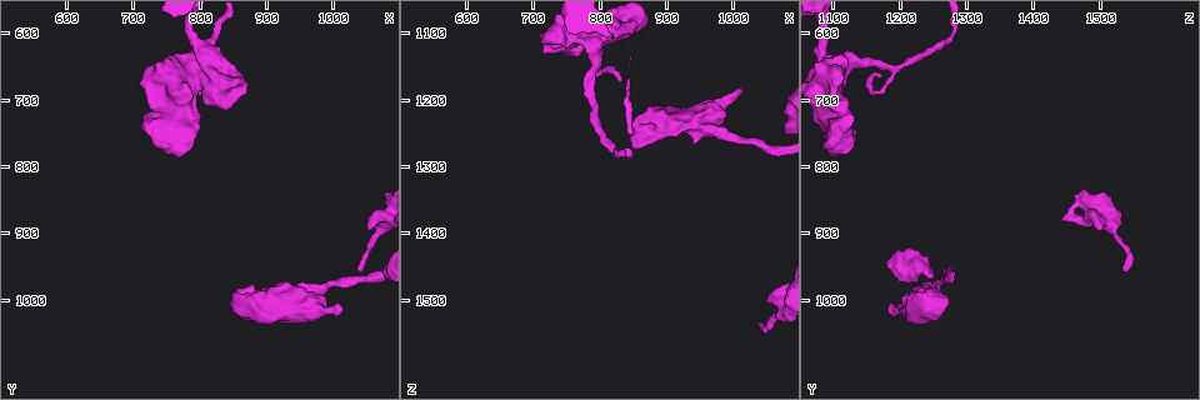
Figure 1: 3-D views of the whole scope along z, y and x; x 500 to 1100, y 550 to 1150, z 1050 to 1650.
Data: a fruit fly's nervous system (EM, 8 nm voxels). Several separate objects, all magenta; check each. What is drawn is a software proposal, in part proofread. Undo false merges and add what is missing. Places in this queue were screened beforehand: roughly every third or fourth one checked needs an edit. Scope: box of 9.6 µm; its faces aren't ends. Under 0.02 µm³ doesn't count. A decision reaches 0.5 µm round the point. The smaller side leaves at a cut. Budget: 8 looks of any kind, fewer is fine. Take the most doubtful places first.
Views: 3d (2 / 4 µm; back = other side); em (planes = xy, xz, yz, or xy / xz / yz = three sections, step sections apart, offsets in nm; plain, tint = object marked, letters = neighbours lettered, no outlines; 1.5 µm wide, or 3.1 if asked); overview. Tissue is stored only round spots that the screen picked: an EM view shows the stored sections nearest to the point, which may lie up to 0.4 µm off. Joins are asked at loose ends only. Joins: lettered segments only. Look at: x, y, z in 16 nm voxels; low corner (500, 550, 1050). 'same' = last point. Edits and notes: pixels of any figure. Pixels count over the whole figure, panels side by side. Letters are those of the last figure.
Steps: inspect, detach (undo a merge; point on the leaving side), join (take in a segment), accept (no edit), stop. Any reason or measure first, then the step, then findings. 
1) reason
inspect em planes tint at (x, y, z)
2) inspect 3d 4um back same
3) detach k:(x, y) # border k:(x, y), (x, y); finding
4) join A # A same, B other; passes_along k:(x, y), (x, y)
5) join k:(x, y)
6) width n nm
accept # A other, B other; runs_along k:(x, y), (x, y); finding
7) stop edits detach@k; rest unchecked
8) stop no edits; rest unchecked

free end
inspect em planes letters at (1015, 1005, 1185)

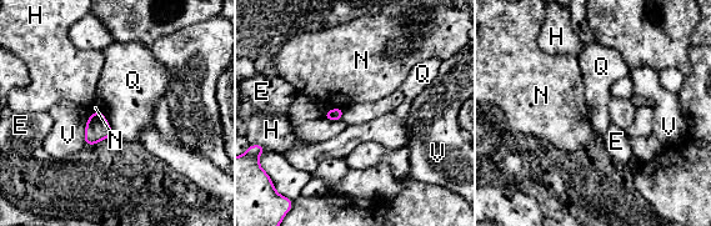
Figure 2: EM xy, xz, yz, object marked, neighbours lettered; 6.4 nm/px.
accept # E other, H other, N other, Q other, V other; border 2:(101, 111), (113, 135); none of them fits

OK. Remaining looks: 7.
calibre changes
inspect 3d 4um at (865, 1005, 1250)

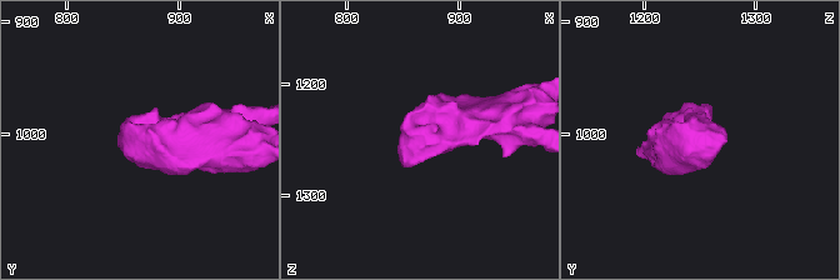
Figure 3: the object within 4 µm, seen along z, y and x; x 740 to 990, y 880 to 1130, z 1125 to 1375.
inspect em planes letters at (866, 1006, 1248)

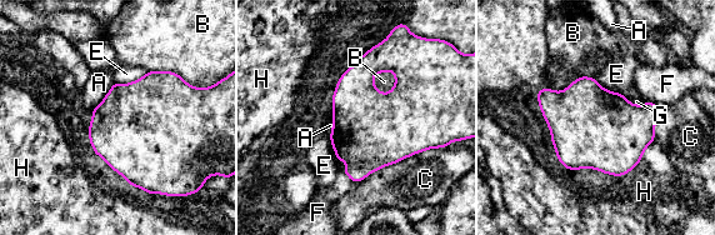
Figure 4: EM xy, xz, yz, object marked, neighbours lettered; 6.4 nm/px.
longest_contact C 600 nm
accept # A other, B other, C other, E other, F other, G other, H other; border 4:(148, 70), (213, 85); one cell here

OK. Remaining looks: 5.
inspect em xz step 8 letters at (1040, 960, 1540)

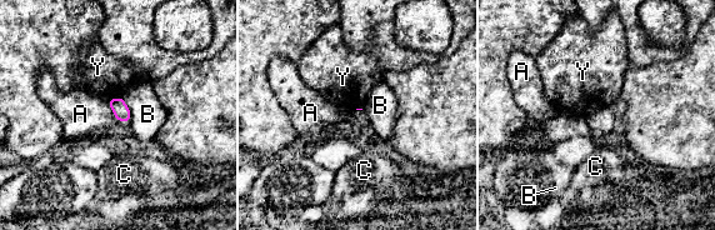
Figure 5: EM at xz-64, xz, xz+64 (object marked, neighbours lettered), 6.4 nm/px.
accept # A other, B other, C other, Y other; border 5:(121, 96), (108, 100); no lettered segment goes on from it

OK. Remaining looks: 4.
stop no edits; rest unchecked

